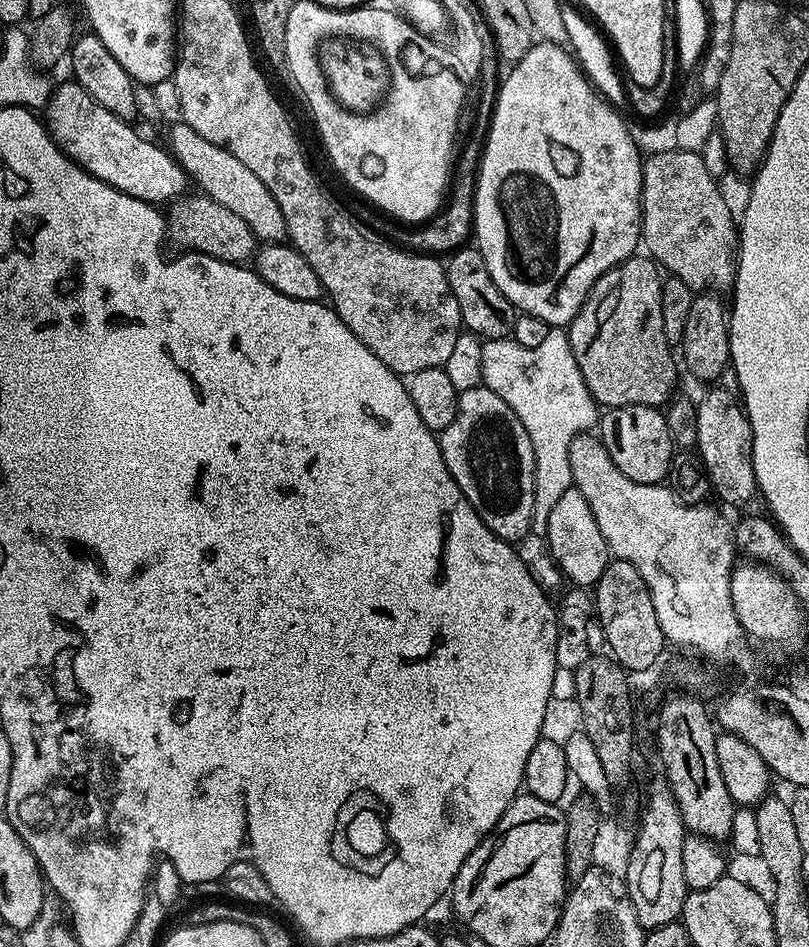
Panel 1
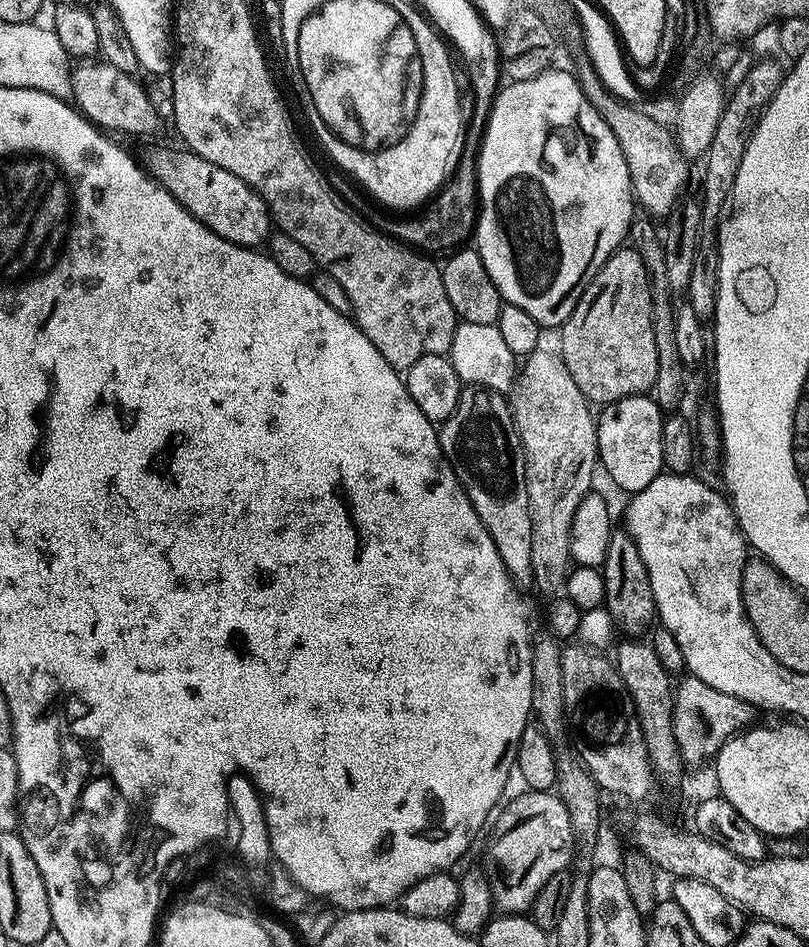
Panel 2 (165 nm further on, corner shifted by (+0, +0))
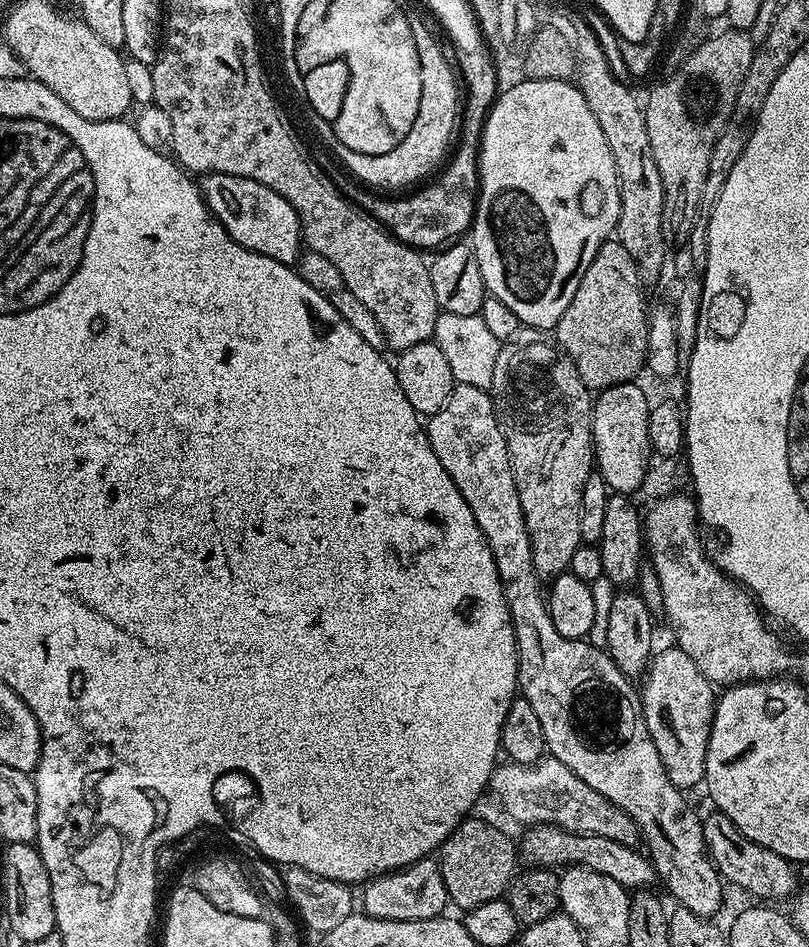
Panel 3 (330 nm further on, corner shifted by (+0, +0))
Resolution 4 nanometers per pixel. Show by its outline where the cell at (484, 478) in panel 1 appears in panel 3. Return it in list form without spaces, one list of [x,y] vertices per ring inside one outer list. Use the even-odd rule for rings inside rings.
[[[457,383],[446,406],[442,406],[438,414],[427,417],[426,431],[434,454],[438,454],[438,462],[442,462],[442,466],[446,466],[446,474],[454,478],[462,498],[466,498],[474,518],[478,518],[478,526],[494,554],[498,578],[502,582],[512,629],[516,635],[518,692],[522,699],[534,706],[538,714],[542,734],[546,734],[547,755],[578,774],[578,778],[582,778],[586,786],[598,790],[602,798],[614,802],[614,806],[618,806],[634,821],[642,837],[642,844],[644,840],[643,847],[656,869],[659,883],[668,887],[669,894],[677,900],[675,903],[679,907],[705,918],[715,917],[715,912],[724,904],[726,884],[720,875],[720,869],[712,863],[712,858],[704,846],[701,813],[696,813],[688,805],[688,800],[684,797],[687,795],[681,788],[674,786],[674,782],[670,782],[666,766],[662,766],[658,746],[654,746],[654,738],[650,738],[650,734],[644,731],[641,693],[632,689],[633,681],[624,676],[622,670],[618,670],[618,666],[603,647],[595,648],[588,644],[587,639],[562,638],[562,634],[554,630],[554,622],[548,613],[545,589],[540,589],[542,577],[536,573],[534,566],[532,539],[528,537],[528,527],[522,514],[508,443],[491,395],[478,386]]]

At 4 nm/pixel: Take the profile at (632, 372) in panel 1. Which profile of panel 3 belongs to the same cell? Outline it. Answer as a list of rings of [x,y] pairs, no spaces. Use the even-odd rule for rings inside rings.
[[[609,238],[600,247],[598,254],[594,254],[594,262],[590,262],[586,274],[582,274],[582,282],[578,282],[578,294],[574,294],[574,302],[566,306],[566,314],[562,314],[554,329],[555,343],[572,359],[582,382],[589,390],[603,390],[615,384],[635,381],[640,368],[642,372],[645,367],[649,309],[644,308],[643,291],[645,289],[638,278],[634,258],[626,254],[626,246],[622,246],[619,240]]]

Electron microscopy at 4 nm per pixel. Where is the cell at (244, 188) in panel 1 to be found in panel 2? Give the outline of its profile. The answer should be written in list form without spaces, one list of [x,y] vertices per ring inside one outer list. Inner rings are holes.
[[[96,62],[81,63],[84,65],[80,69],[77,67],[72,74],[72,93],[79,111],[101,130],[117,128],[120,132],[133,132],[136,136],[154,131],[160,124],[160,116],[147,90],[139,84],[139,79],[122,73],[108,63],[92,63]]]

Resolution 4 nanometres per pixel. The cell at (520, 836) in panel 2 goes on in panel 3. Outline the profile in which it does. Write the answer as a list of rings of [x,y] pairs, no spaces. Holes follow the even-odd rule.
[[[537,824],[529,827],[522,840],[522,852],[529,856],[536,866],[590,866],[598,874],[614,878],[614,882],[629,890],[644,890],[657,883],[656,869],[652,861],[639,847],[614,842],[601,836],[583,836],[577,832],[567,832],[553,824]]]

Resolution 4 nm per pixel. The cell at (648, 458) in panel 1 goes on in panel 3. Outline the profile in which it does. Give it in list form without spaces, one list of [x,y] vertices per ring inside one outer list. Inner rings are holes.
[[[629,382],[605,388],[592,405],[590,439],[594,464],[609,489],[616,494],[636,494],[640,487],[645,487],[648,460],[653,455],[648,433],[650,399],[638,385]]]

